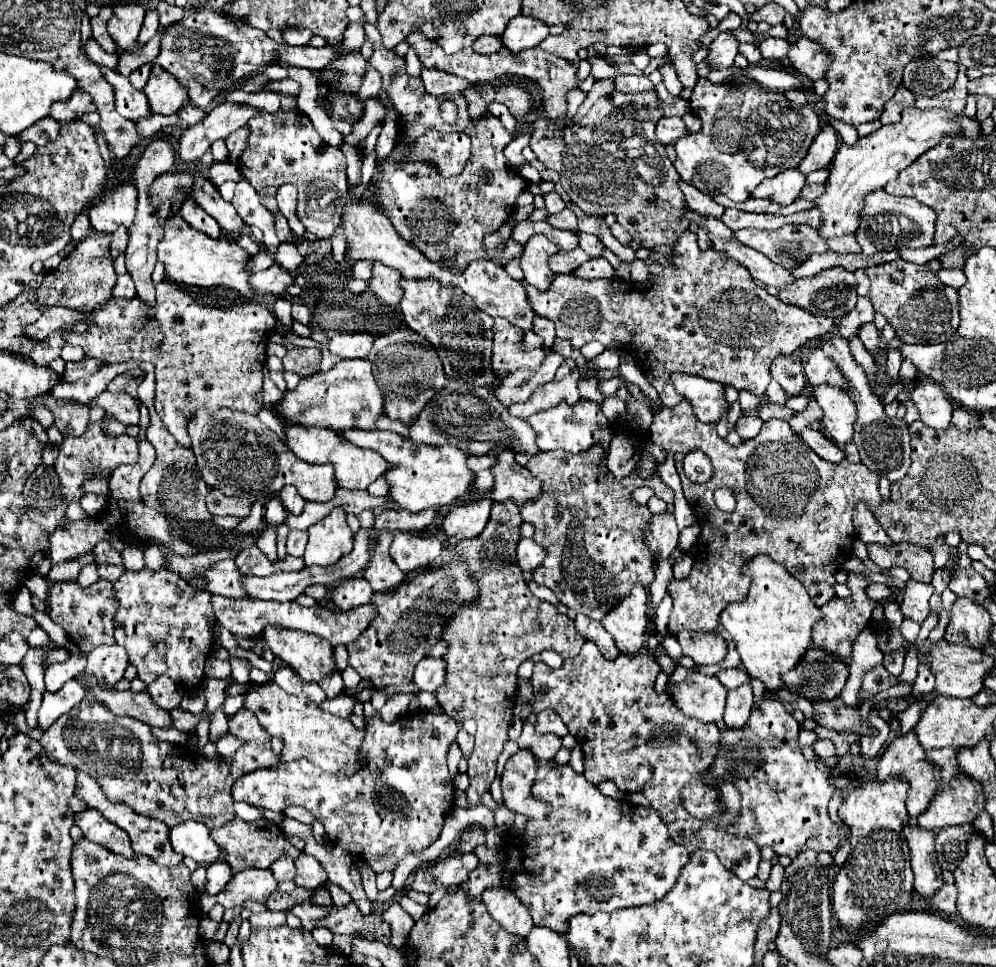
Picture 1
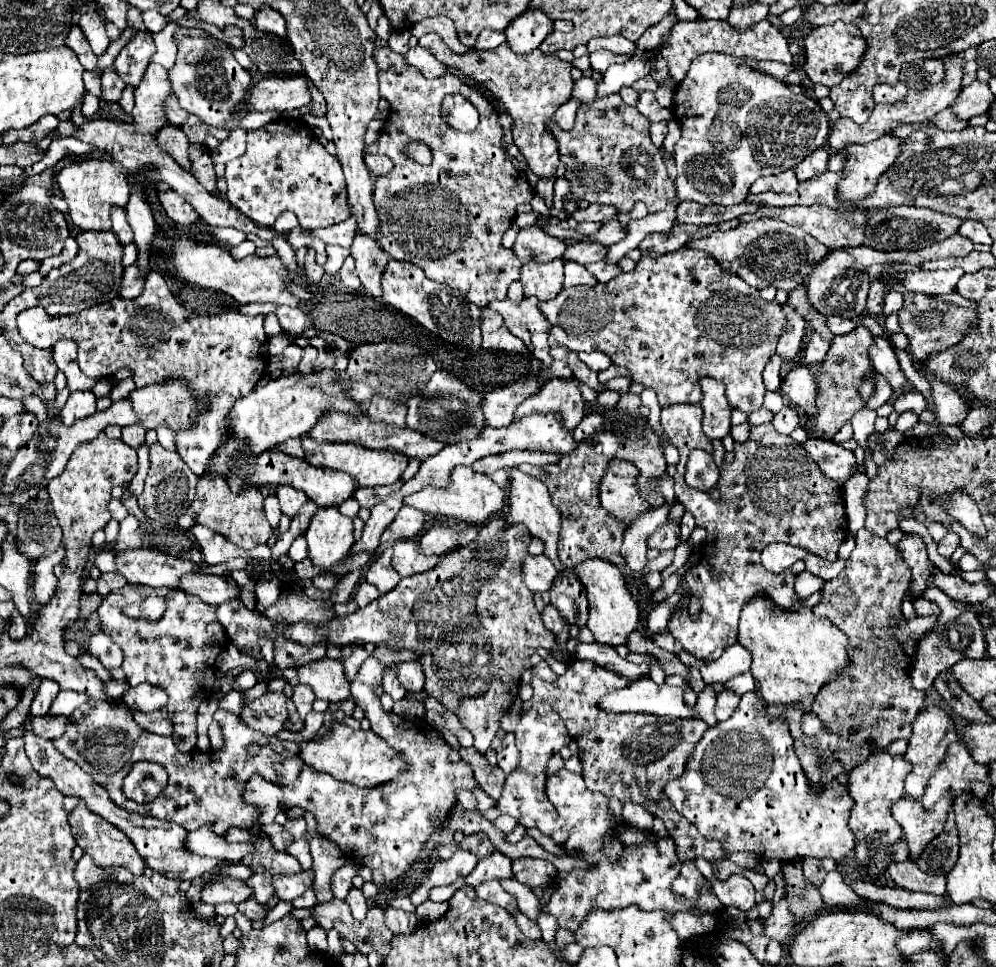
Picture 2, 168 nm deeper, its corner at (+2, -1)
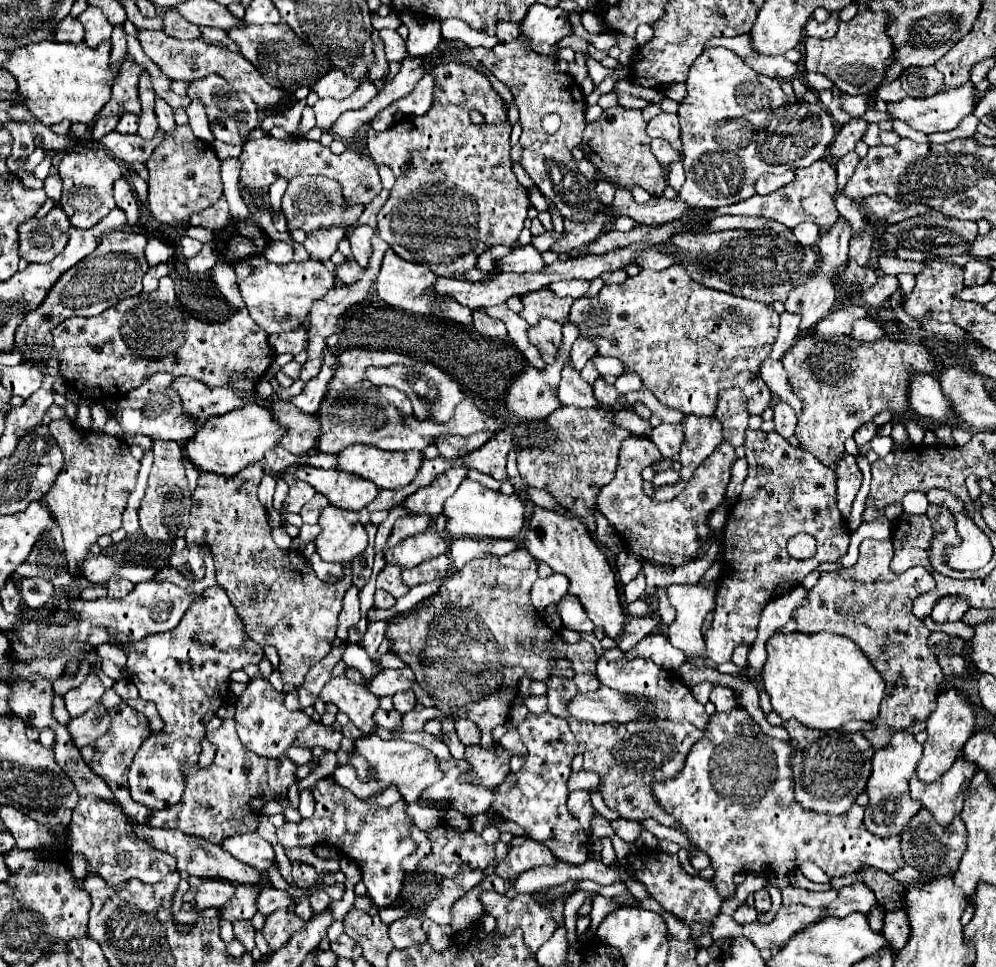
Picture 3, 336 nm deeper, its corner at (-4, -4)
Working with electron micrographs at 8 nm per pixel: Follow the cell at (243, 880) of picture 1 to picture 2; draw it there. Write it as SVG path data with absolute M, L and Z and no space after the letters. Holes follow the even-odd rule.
M230 876L218 882L206 884L202 888L202 902L208 902L208 904L222 904L222 902L238 904L238 902L248 900L250 896L252 896L252 890L248 890L246 882L238 878L230 878Z

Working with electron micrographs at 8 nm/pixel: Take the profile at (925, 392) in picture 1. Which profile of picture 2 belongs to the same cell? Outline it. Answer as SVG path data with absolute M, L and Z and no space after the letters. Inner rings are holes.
M934 380L932 390L934 390L936 416L940 418L942 424L960 424L968 416L970 404L956 388L952 388L942 380Z

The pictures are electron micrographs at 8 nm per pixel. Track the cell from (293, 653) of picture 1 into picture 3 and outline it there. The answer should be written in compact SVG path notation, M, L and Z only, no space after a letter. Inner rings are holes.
M346 675L334 677L320 691L320 701L334 703L364 735L374 733L376 723L372 721L372 713L378 709L378 697L374 697L366 685L354 683Z

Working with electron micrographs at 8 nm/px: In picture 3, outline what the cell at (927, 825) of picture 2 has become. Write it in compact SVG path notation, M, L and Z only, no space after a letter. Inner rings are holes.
M958 757L952 769L948 769L944 777L934 783L922 783L918 777L912 777L910 797L920 801L920 805L932 813L934 821L938 821L938 825L948 825L962 811L962 799L974 771L974 763Z

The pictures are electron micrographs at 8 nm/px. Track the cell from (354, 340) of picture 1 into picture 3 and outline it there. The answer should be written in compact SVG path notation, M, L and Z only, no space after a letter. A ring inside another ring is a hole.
M328 348L323 351L322 355L324 363L322 363L320 373L304 385L300 395L296 395L292 399L292 405L296 405L298 409L302 409L306 413L314 413L314 409L320 409L320 403L324 401L326 391L328 391L328 381L336 373L337 356ZM332 357L336 359L332 359Z

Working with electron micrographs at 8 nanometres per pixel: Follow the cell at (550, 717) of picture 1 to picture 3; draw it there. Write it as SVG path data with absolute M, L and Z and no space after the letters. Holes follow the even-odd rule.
M542 713L538 717L528 715L520 723L518 733L522 735L522 743L528 749L528 759L520 771L510 773L504 783L494 787L492 809L498 813L498 817L516 821L520 827L524 827L530 839L544 843L560 861L576 865L584 863L588 835L566 809L566 781L572 771L570 763L578 747L574 733L564 719L550 713Z

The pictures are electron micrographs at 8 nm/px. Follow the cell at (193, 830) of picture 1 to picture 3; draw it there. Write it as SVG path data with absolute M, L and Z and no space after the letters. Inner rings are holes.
M256 831L246 835L234 835L222 841L222 849L230 851L230 855L258 871L264 871L274 865L274 851L268 841L264 841Z

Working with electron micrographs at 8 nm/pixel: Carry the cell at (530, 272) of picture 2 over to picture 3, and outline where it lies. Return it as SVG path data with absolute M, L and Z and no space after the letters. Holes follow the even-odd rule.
M542 287L538 291L524 293L522 301L524 301L524 309L520 311L520 315L530 325L536 325L540 317L564 321L568 317L568 311L570 311L570 305L574 299L570 299L570 297L558 299L558 297L554 297L554 293L550 293L548 287Z

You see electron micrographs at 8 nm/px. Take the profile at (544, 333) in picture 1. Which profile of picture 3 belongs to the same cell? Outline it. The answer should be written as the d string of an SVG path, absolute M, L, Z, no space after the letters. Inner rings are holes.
M566 363L562 369L558 399L560 399L560 405L572 405L580 409L598 405L598 401L592 395L592 385L580 379L580 373L570 363Z

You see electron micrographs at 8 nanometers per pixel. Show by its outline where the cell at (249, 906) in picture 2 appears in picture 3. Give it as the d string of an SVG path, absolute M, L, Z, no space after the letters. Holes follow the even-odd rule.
M234 921L234 935L246 945L248 951L254 949L254 927L252 921Z

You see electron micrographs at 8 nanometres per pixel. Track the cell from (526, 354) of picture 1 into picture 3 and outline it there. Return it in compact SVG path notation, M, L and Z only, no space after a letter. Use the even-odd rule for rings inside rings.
M474 311L472 317L474 317L474 329L480 335L490 337L490 339L508 339L508 333L506 333L506 327L504 327L502 321L492 319L482 311Z

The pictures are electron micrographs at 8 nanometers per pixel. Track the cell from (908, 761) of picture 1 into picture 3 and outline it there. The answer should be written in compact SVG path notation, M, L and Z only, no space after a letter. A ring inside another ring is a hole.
M948 689L938 695L938 705L936 705L936 711L928 717L926 733L928 733L928 741L924 743L924 755L916 767L916 775L924 783L932 783L952 767L964 743L974 733L974 711L970 709L970 703L962 691Z

